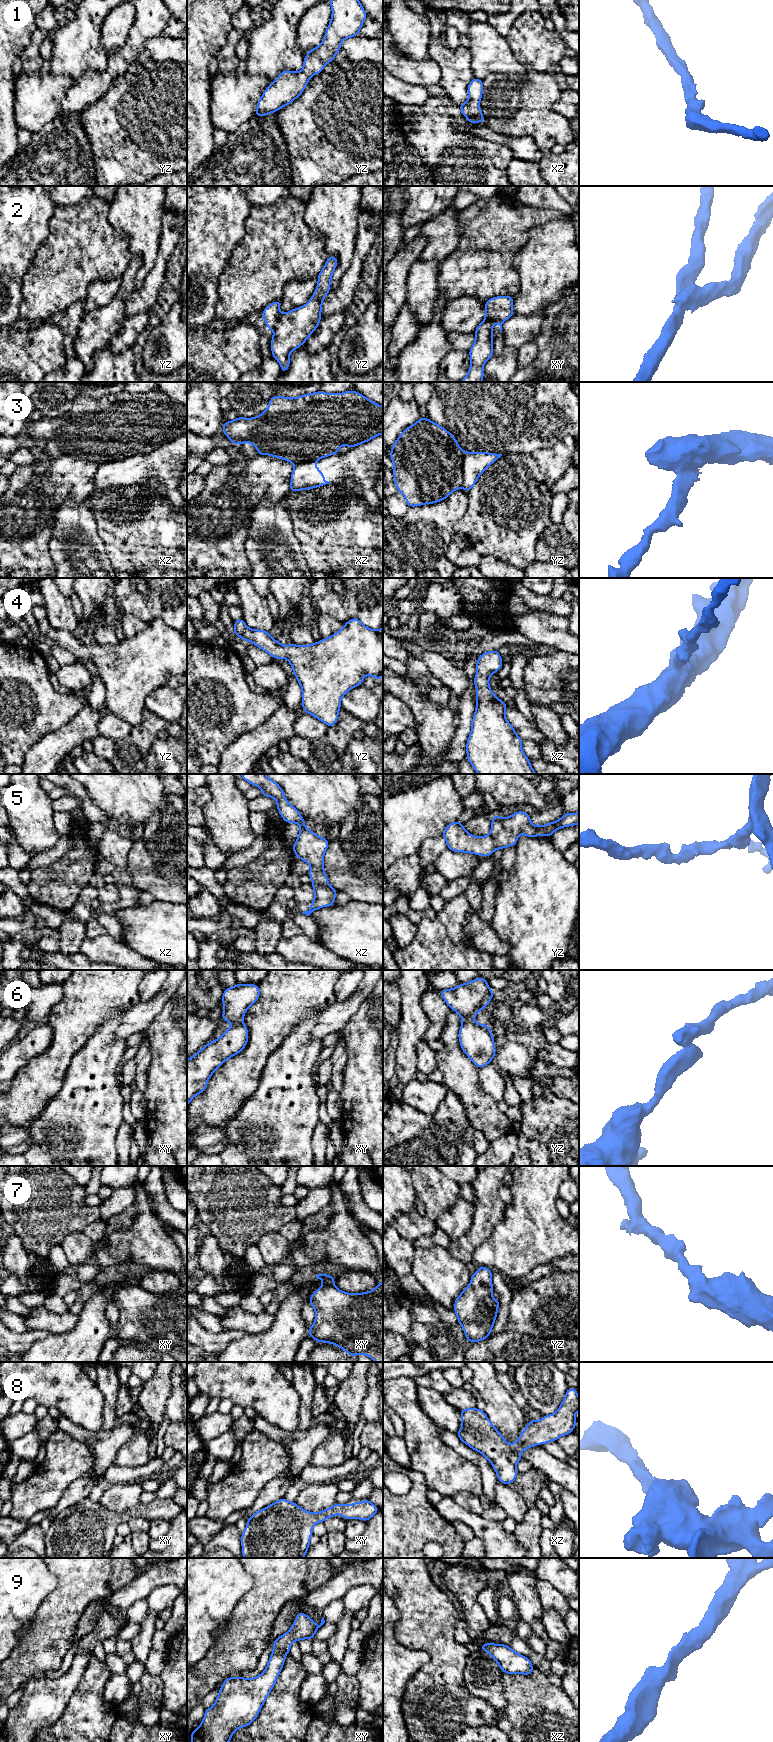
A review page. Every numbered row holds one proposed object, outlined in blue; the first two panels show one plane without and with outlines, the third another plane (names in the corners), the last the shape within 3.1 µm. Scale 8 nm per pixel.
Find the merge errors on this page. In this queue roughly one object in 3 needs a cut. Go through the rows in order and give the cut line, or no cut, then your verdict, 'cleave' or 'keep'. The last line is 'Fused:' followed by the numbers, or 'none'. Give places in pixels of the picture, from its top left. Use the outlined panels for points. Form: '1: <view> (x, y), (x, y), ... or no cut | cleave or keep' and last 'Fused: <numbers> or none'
1: no cut | keep
2: yz (280, 316), (273, 327) | cleave
3: yz (465, 452), (462, 458), (462, 484), (460, 486) | cleave
4: no cut | keep
5: no cut | keep
6: yz (472, 1017), (463, 1021) | cleave
7: no cut | keep
8: no cut | keep
9: no cut | keep
Fused: 2, 3, 6

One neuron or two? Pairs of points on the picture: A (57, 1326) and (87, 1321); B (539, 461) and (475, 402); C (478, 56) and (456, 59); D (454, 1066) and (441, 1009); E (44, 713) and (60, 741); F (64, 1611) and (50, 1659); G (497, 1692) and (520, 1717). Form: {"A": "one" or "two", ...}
{"A": "two", "B": "two", "C": "two", "D": "two", "E": "two", "F": "one", "G": "two"}

